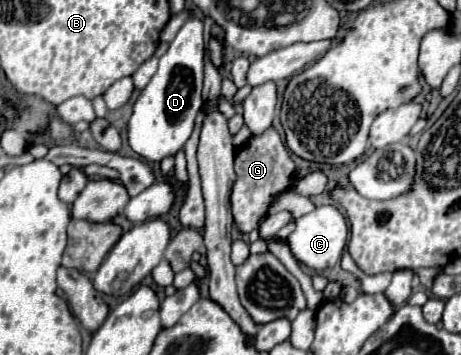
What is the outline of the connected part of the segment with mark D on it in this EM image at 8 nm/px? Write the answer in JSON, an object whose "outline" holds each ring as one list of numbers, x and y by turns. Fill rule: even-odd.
{"outline":[[189,19,177,37,171,41,167,53,159,59,159,69,149,85,139,93,133,115,129,119,129,145,147,161,161,161,167,155,175,155,183,149,189,133,193,131,195,117,201,109,201,85,203,85,203,21]]}

